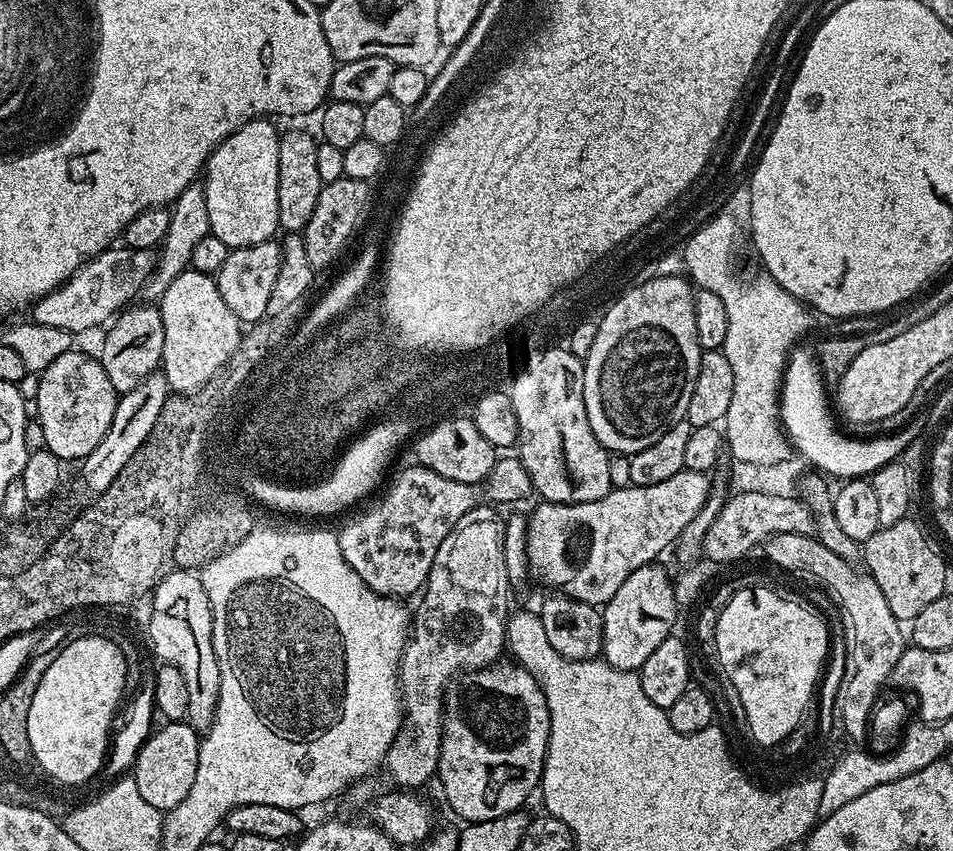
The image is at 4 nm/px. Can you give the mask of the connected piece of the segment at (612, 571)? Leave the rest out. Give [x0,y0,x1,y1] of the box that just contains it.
[527,470,710,606]

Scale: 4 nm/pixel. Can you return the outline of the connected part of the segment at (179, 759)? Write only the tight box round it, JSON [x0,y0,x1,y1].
[134,722,201,814]

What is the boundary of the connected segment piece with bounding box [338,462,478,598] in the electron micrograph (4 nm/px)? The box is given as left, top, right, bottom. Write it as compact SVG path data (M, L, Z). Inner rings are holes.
M417 462L412 466L402 469L389 482L388 489L379 493L377 504L365 503L357 516L338 528L342 558L379 596L415 597L427 585L434 554L446 542L446 534L478 504L477 485L444 478Z

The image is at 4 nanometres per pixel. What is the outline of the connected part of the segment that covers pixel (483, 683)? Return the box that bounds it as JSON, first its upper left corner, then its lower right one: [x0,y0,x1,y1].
[438,662,550,822]

